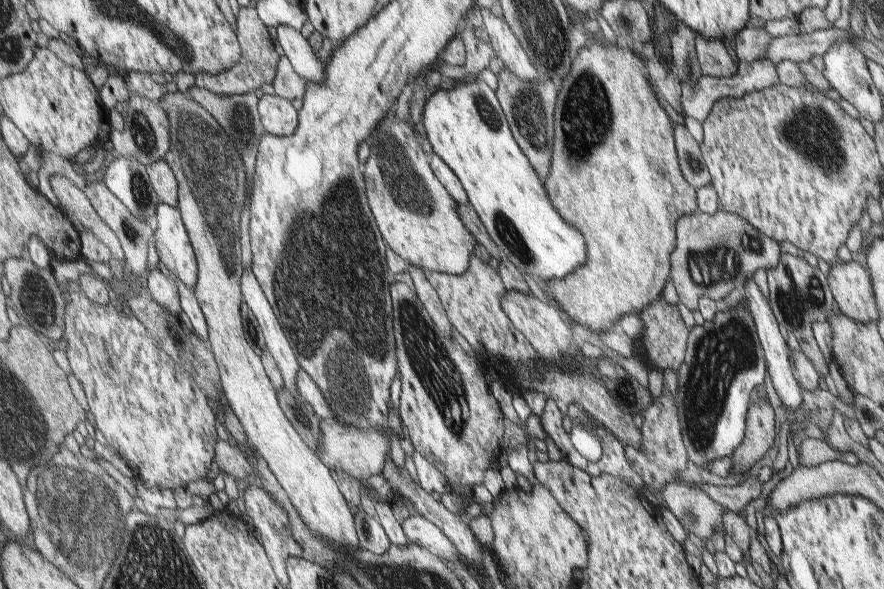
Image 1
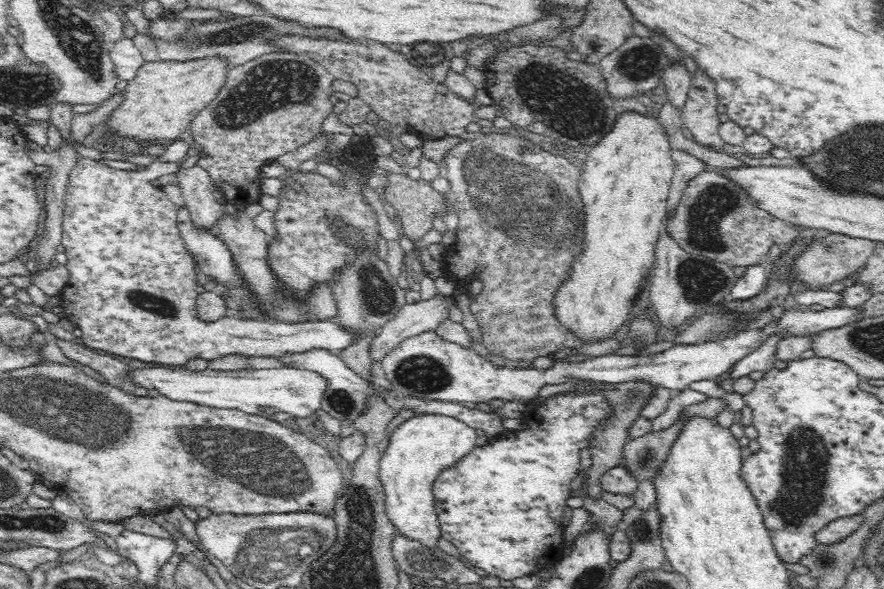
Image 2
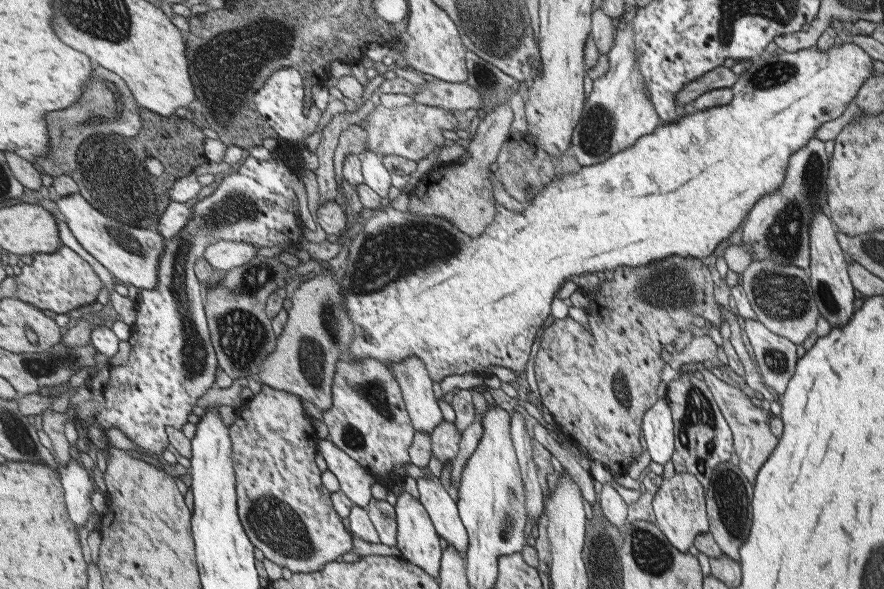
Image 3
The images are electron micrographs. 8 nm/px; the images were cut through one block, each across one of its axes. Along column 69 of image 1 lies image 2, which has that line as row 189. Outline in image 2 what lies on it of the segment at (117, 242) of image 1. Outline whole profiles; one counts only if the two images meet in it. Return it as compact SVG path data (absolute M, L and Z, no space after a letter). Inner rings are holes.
M198 167L183 168L178 175L178 190L182 207L186 211L189 226L200 232L209 230L218 219L222 218L223 206L215 201L215 184Z

